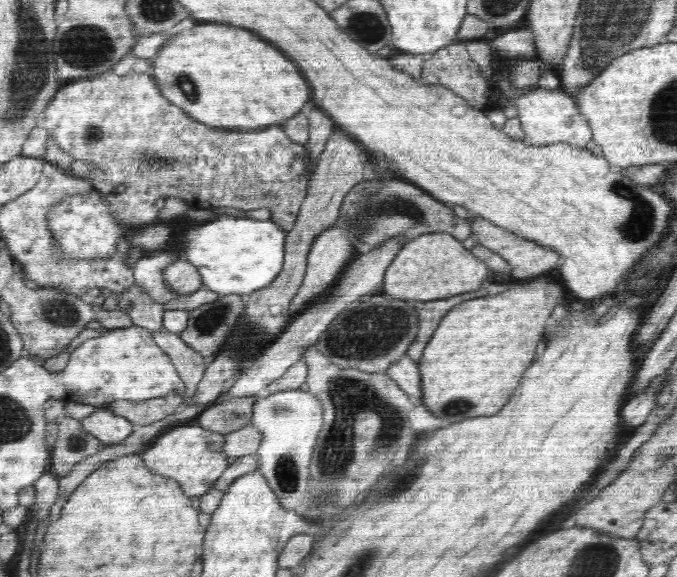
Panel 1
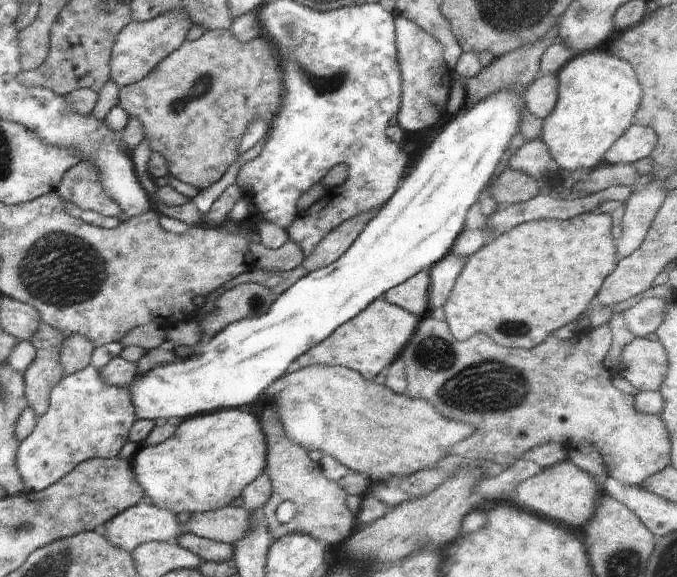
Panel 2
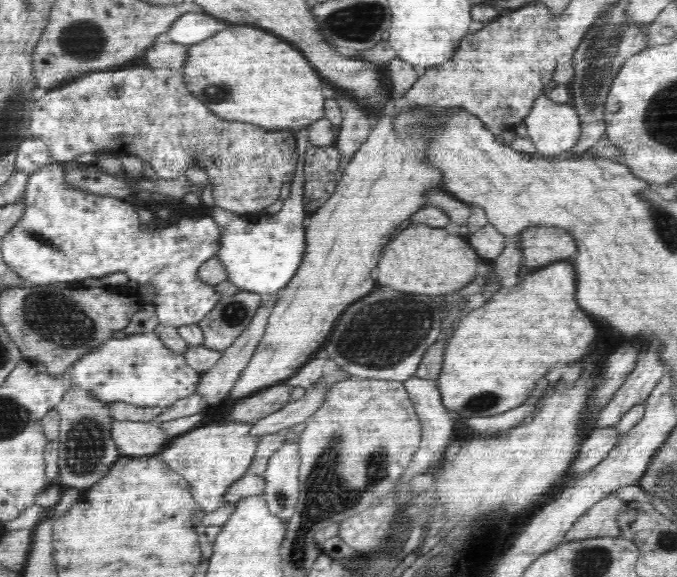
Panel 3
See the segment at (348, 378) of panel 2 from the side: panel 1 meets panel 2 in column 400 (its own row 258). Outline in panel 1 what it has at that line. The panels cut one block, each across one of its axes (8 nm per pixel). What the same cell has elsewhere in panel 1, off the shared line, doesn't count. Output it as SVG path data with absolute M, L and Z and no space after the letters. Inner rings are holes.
M433 233L418 236L398 252L386 270L382 286L392 298L426 302L478 290L491 277L487 264L466 249L462 241L446 233Z

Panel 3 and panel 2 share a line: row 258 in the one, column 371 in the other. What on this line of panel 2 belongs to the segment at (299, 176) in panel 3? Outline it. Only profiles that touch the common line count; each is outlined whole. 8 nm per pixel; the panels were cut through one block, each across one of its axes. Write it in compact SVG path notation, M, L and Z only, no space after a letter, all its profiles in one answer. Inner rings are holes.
M511 87L510 91L498 91L467 111L462 110L462 114L456 114L456 116L449 117L447 122L443 124L442 132L434 138L430 146L428 146L428 148L422 152L421 157L416 160L417 164L415 167L411 171L408 170L408 172L406 172L404 180L400 182L398 188L394 191L394 194L385 202L384 206L378 210L371 220L366 223L362 232L360 232L357 238L354 239L350 248L348 248L340 258L337 258L328 266L316 269L315 271L310 271L306 276L303 276L299 281L296 281L281 295L275 297L271 307L264 314L241 318L240 320L229 324L224 330L220 330L220 332L217 332L215 335L204 335L203 339L193 347L192 352L186 356L186 358L156 365L144 374L139 374L138 378L128 385L129 390L132 391L132 402L135 406L137 418L148 419L151 421L162 418L162 420L179 422L188 417L219 411L220 409L250 408L254 402L257 402L258 399L264 396L264 390L266 390L274 380L278 380L278 378L287 374L286 369L293 360L296 360L296 358L301 354L304 354L307 350L310 350L314 345L317 345L325 338L328 338L328 336L330 336L330 334L332 334L342 323L348 322L351 318L354 318L373 300L382 297L387 290L402 284L405 280L408 280L411 276L414 276L421 270L428 270L443 256L452 252L454 241L464 229L463 224L467 210L472 204L478 201L479 192L487 188L492 176L499 172L502 156L504 156L504 152L506 152L510 145L510 139L519 132L518 125L521 125L522 109L526 109L525 103L523 102L523 93L518 93L513 90L513 87Z

